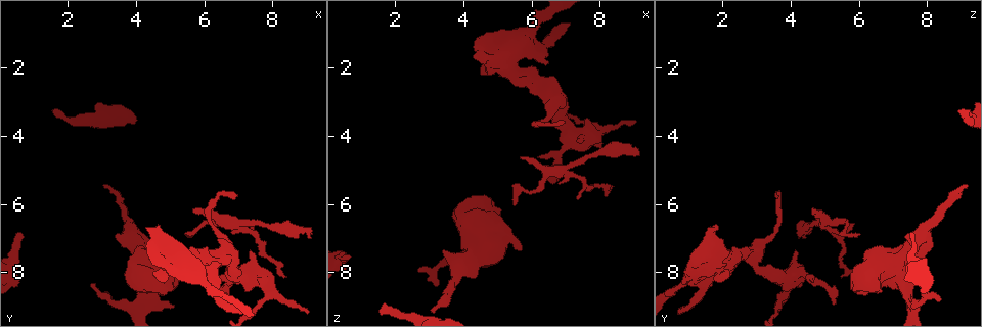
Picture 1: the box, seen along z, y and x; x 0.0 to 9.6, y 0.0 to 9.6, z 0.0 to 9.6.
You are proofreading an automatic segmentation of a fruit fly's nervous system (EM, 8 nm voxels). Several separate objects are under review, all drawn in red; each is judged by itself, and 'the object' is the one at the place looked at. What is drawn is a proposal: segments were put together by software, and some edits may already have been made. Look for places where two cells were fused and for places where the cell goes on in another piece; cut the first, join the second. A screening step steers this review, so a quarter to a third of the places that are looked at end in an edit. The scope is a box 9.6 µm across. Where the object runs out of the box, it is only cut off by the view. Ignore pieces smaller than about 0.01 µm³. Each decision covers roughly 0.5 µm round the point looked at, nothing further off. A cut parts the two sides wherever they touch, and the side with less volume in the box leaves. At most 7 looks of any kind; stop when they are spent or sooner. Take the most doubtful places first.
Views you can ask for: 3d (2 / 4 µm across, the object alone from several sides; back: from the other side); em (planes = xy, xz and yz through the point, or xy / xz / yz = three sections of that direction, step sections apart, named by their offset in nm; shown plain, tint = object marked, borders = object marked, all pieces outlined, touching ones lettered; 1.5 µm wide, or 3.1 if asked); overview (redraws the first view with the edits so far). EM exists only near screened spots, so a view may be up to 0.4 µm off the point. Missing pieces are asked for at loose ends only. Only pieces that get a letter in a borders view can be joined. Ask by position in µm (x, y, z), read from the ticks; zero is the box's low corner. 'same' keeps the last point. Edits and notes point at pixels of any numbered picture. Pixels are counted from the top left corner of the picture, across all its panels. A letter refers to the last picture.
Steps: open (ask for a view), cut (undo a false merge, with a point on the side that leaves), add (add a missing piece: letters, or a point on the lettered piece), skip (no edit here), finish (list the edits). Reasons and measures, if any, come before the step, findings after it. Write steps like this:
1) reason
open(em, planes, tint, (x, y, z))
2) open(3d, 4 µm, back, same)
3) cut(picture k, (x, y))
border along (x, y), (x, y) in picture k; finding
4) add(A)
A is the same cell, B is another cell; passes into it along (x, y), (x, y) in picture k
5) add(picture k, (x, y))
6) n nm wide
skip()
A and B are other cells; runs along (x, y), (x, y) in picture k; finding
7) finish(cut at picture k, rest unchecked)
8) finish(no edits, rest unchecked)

long arm stops here
open(3d, 4 µm, (0.55, 6.80, 7.55))

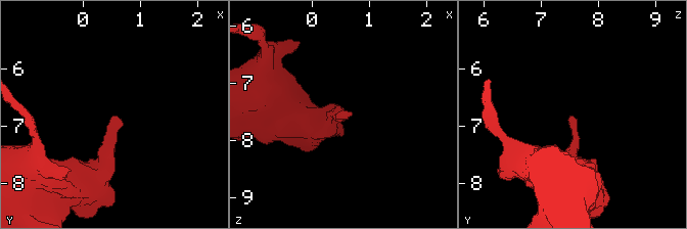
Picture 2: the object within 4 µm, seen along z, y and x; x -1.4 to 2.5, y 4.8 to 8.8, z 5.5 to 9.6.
need the tissue
open(em, xz, step 8, borders, (0.55, 6.85, 7.50))

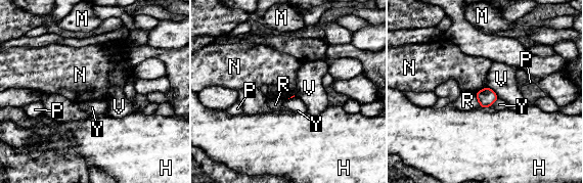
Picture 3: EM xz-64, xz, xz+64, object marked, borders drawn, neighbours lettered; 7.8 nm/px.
open(em, planes, borders, same)

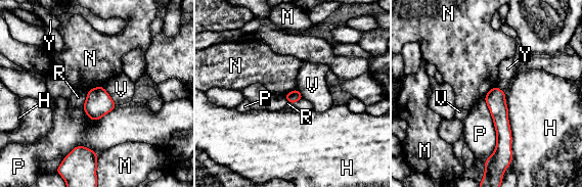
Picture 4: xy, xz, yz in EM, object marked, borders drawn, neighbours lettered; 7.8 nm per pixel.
skip()
H, M, N, P, R, V and Y are other cells; runs along (494, 90), (502, 126), (500, 151) in picture 4; none of them fits

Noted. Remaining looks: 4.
tapers out
open(em, yz, step 8, tint, (9.20, 7.00, 4.35))

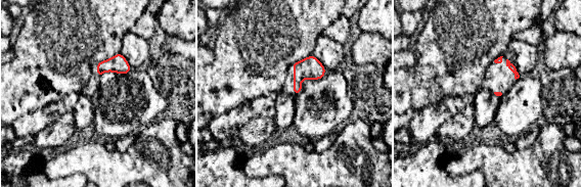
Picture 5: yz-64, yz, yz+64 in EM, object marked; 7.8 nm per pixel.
cut it another way
open(em, planes, borders, same)

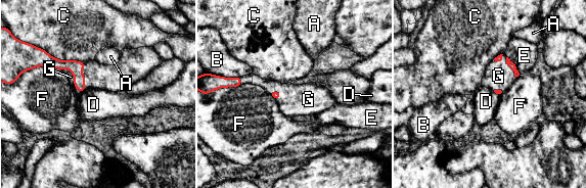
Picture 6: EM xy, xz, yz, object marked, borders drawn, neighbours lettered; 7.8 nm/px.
add(G)
G is the same cell, A, B, C, D, E and F are other cells; passes into it along (75, 66), (75, 80), (71, 77) in picture 6; the cell continues

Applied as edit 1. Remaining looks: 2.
branch stops here
open(3d, 2 µm, back, (6.25, 8.30, 4.60))

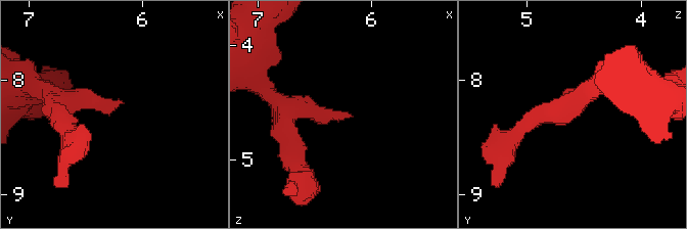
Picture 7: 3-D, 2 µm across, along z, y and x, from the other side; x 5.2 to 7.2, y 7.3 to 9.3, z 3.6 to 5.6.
open(em, planes, borders, (6.22, 8.22, 4.62))

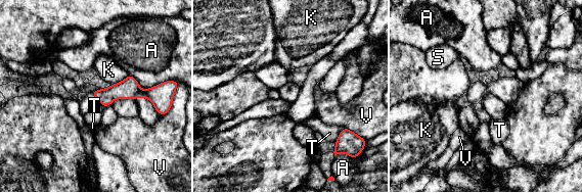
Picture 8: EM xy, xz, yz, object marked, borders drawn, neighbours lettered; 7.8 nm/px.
130 nm wide
skip()
A, K, S, T and V are other cells; border along (129, 75), (112, 85) in picture 8; no lettered piece goes on from it

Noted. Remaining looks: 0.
finish(add at picture 6, rest unchecked)

